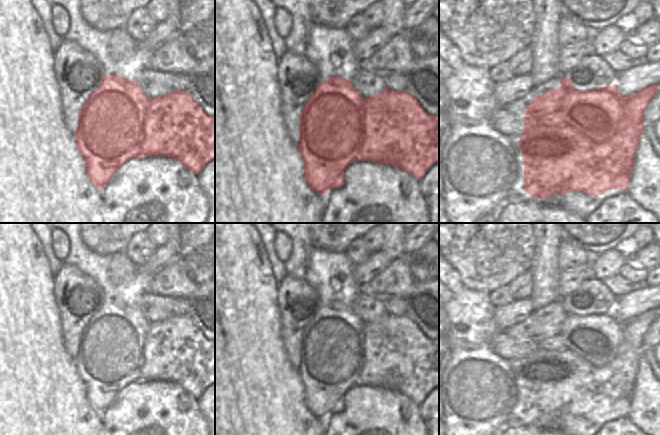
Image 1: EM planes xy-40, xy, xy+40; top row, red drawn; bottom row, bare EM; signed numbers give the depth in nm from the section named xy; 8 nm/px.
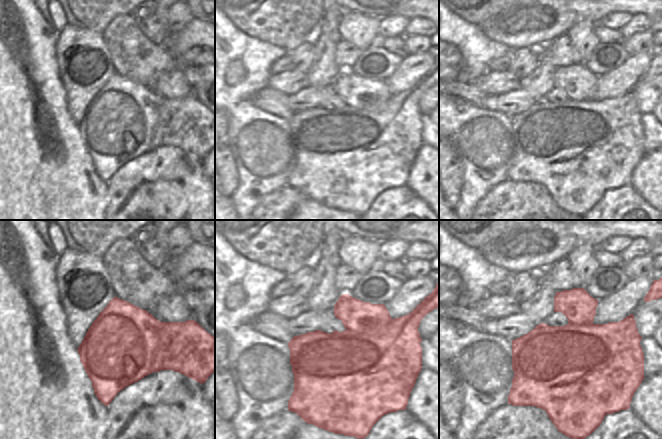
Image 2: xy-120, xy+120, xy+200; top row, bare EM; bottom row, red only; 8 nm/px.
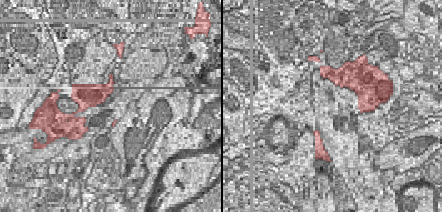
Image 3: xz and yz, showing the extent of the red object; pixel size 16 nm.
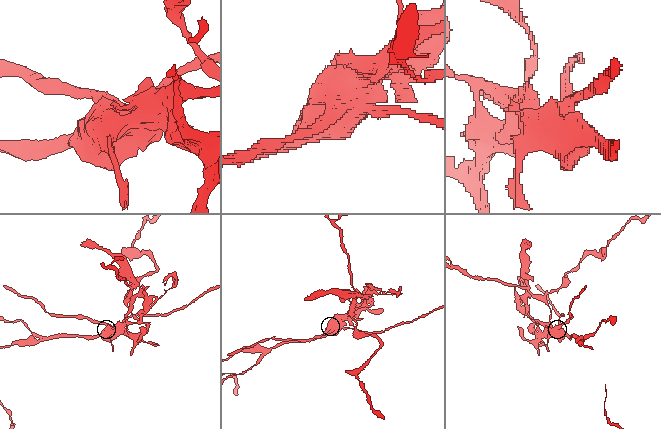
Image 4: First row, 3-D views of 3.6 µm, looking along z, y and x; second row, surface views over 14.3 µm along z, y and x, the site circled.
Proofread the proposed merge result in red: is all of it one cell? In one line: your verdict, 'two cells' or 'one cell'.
two cells

